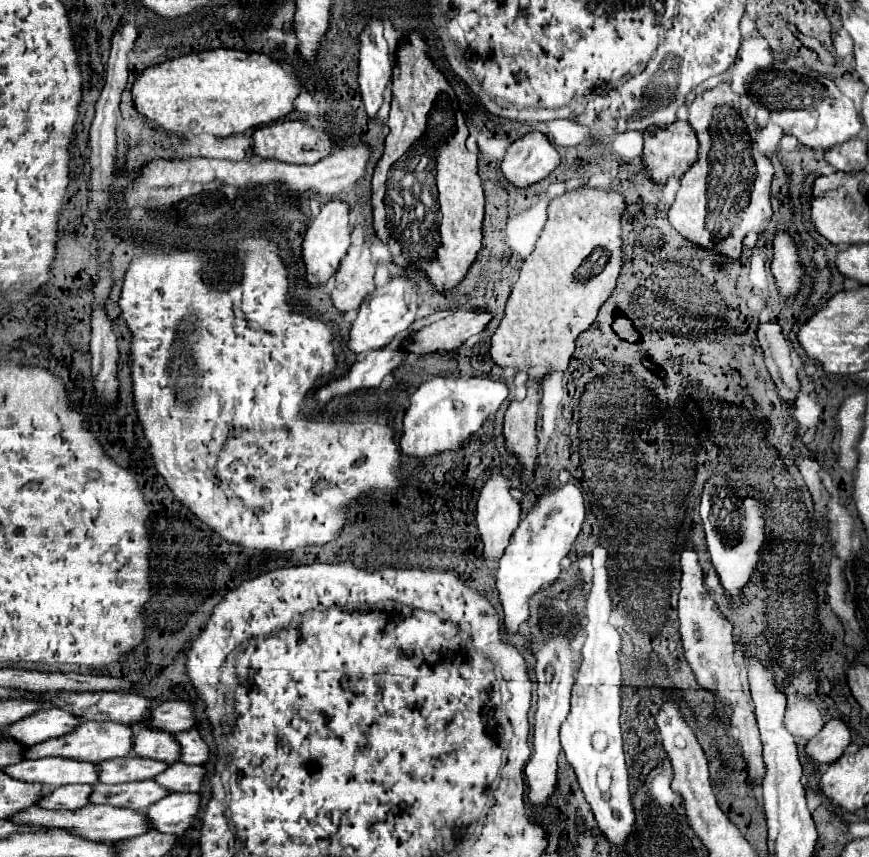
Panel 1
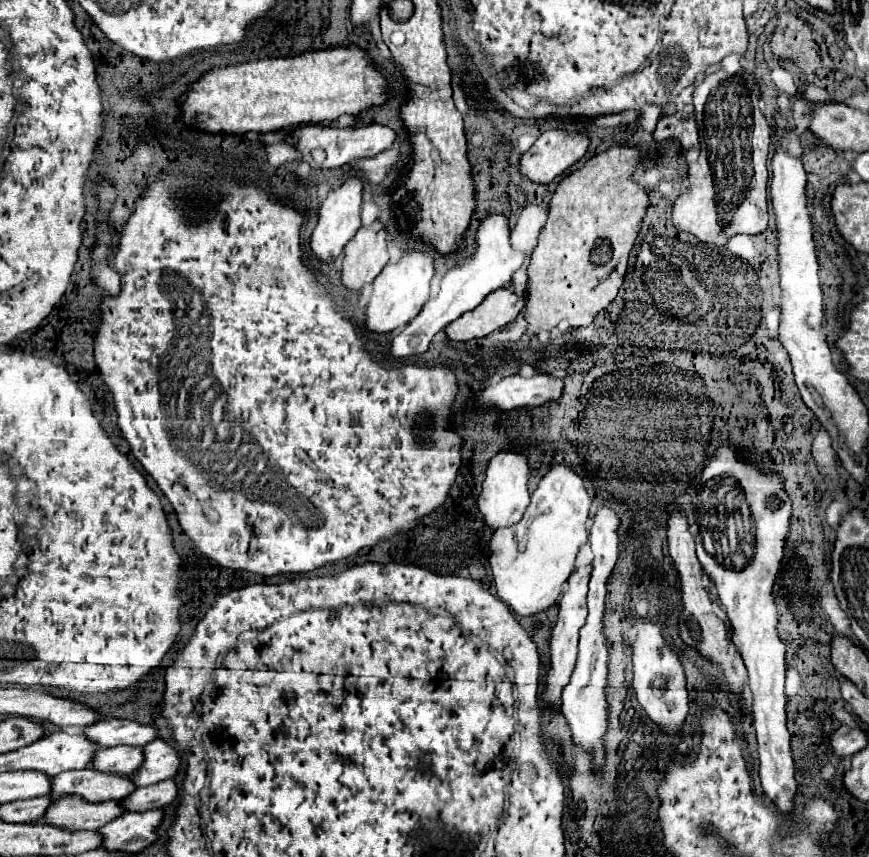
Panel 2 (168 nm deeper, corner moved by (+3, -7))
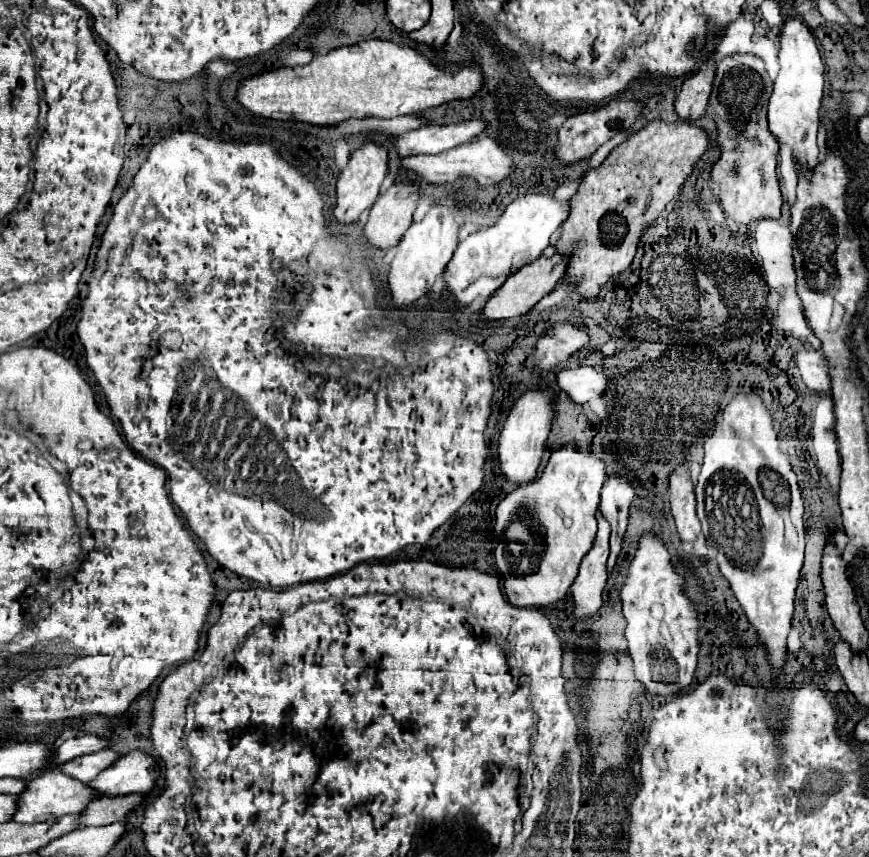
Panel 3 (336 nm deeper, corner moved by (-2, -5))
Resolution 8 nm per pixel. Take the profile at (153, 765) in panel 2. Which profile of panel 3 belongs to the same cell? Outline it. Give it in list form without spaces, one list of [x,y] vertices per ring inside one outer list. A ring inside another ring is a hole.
[[[132,751],[114,761],[114,765],[104,769],[94,781],[90,781],[90,789],[94,789],[96,797],[148,793],[154,787],[158,773],[160,769],[150,755]]]

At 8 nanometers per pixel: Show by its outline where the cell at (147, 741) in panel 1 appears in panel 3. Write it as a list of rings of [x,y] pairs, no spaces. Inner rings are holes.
[[[102,749],[100,753],[82,755],[76,757],[64,765],[60,765],[60,771],[68,777],[76,777],[76,781],[90,783],[100,771],[104,771],[108,765],[112,765],[118,759],[118,755],[112,749]]]

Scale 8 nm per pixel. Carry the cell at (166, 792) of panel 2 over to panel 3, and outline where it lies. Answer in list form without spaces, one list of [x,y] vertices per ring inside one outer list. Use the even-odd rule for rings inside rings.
[[[128,795],[128,797],[100,797],[86,805],[80,813],[80,827],[102,827],[122,821],[128,811],[132,811],[144,795]]]

